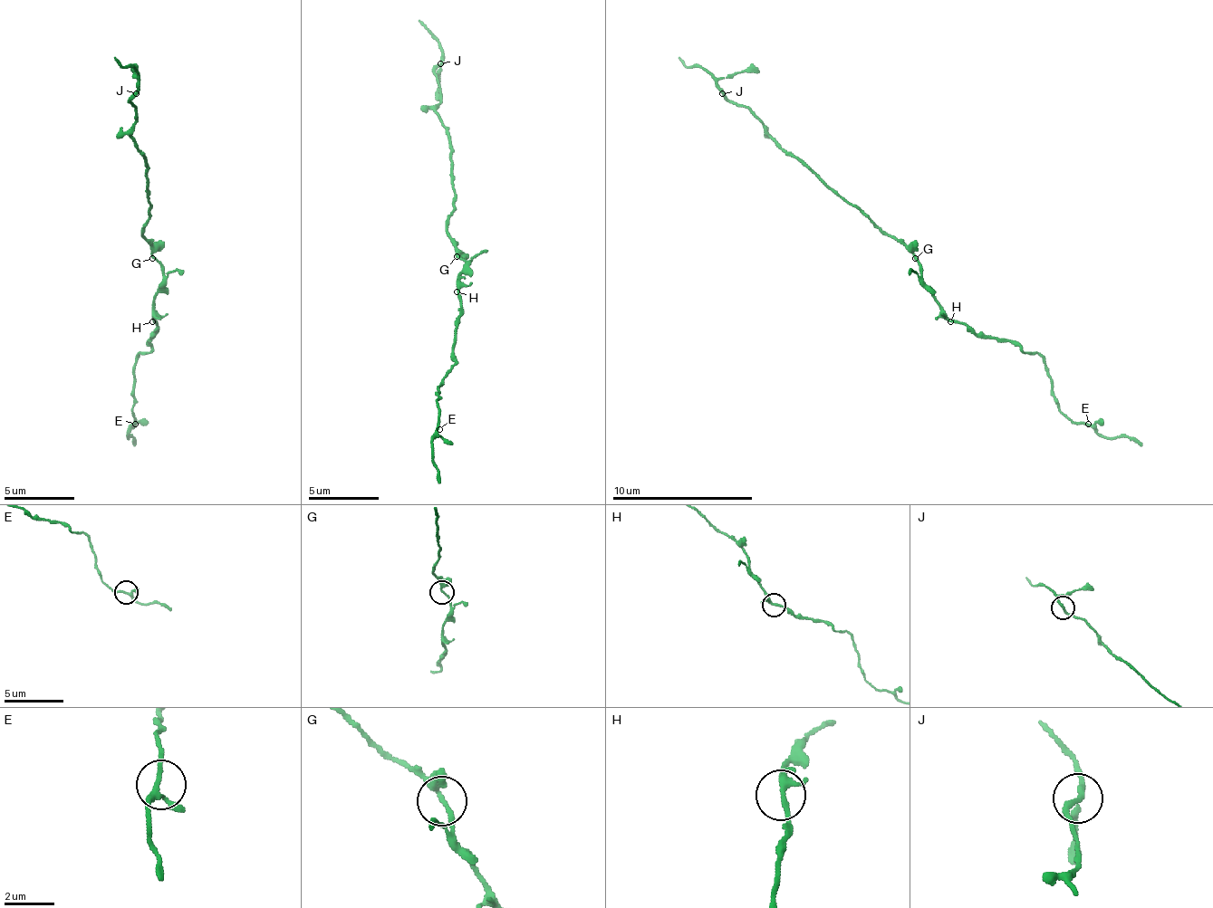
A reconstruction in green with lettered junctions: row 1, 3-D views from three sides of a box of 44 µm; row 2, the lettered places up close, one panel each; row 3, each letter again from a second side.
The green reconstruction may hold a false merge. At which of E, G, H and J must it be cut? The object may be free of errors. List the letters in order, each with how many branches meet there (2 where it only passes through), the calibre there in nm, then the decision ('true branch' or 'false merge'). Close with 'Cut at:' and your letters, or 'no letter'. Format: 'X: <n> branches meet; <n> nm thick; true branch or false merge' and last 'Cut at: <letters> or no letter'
E: 3 branches meet; 190 nm thick; true branch
G: 3 branches meet; 220 nm thick; true branch
H: 3 branches meet; 240 nm thick; true branch
J: 3 branches meet; 190 nm thick; true branch
Cut at: no letter

